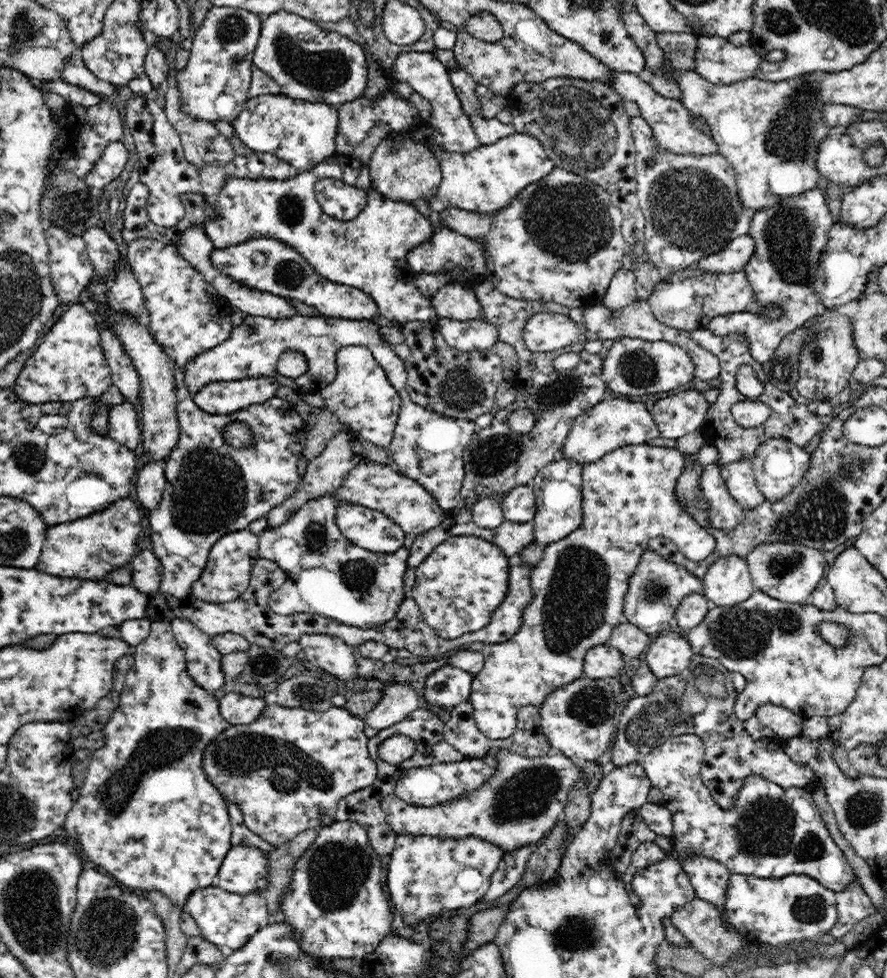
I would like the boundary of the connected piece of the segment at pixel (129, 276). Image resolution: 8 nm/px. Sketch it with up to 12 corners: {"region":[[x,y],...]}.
{"region":[[126,259],[109,292],[114,308],[146,317],[142,287]]}

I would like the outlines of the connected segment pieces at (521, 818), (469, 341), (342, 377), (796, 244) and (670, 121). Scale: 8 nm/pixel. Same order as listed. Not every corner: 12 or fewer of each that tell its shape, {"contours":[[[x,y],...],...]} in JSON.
{"contours":[[[490,747],[462,796],[382,810],[397,836],[478,837],[503,852],[547,836],[581,769]],[[439,317],[445,341],[464,352],[498,341],[485,317],[464,322]],[[369,348],[336,352],[324,408],[388,448],[401,395]],[[819,188],[753,213],[743,270],[758,305],[714,317],[763,363],[826,310],[835,222]],[[613,71],[613,88],[638,104],[660,147],[714,153],[718,145],[680,99],[638,75]]]}

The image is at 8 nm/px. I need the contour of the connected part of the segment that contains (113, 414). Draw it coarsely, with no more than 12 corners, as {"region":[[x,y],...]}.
{"region":[[123,401],[109,408],[108,437],[129,449],[142,442],[138,412]]}

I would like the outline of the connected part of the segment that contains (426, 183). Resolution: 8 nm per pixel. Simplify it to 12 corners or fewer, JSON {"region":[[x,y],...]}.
{"region":[[392,131],[367,165],[374,193],[429,202],[442,181],[431,150]]}

